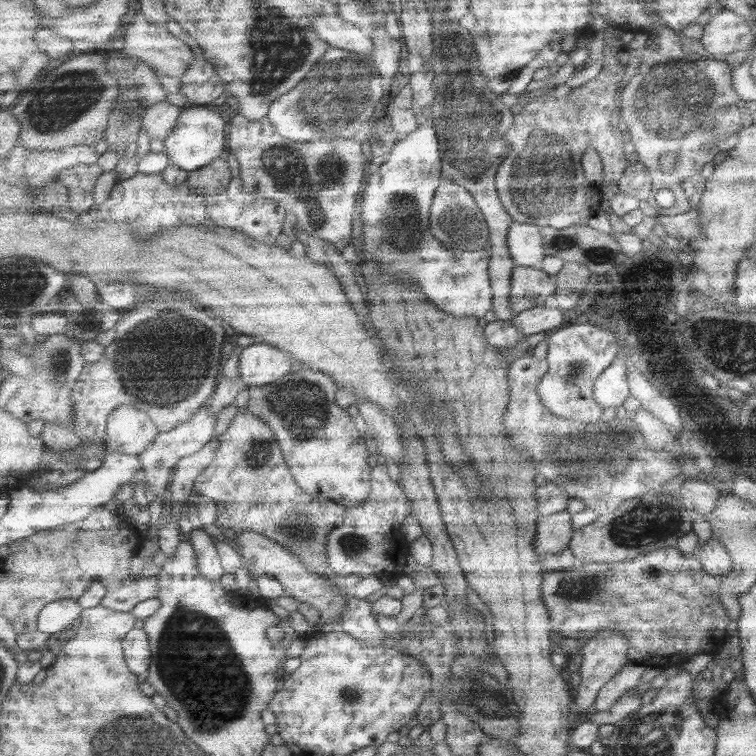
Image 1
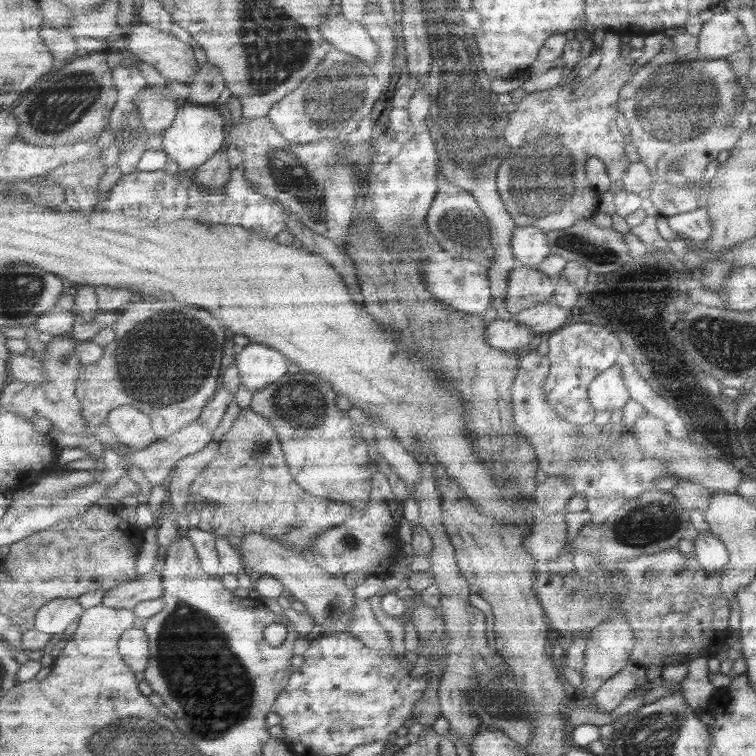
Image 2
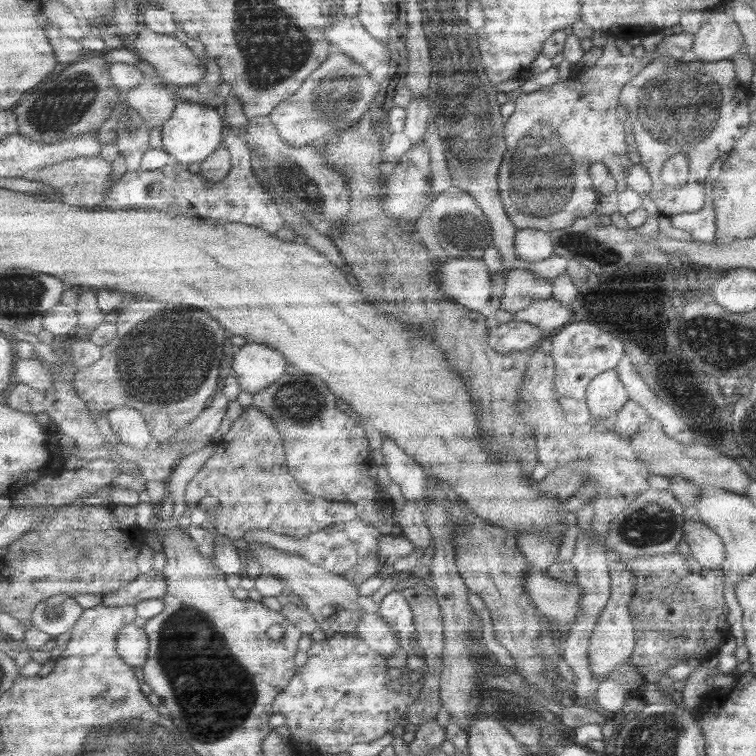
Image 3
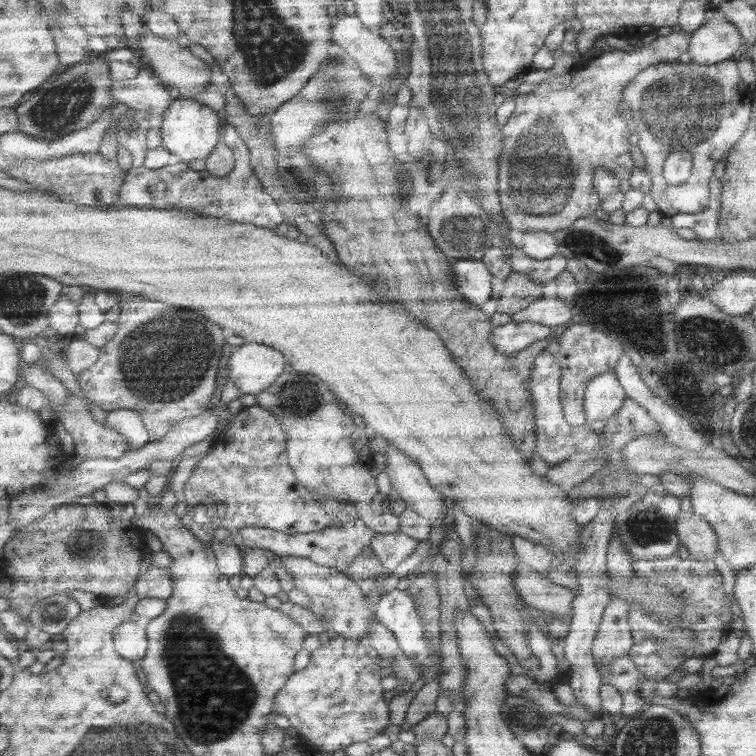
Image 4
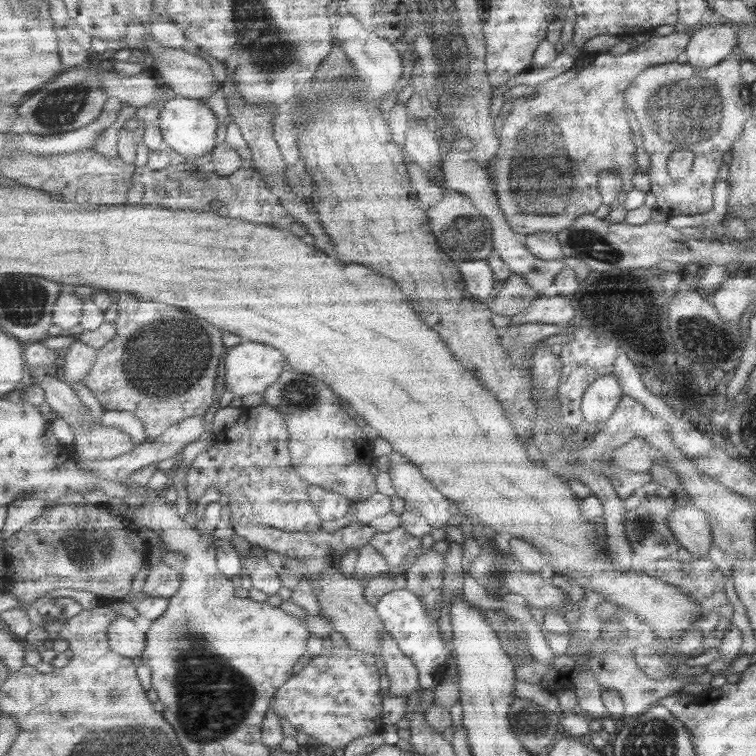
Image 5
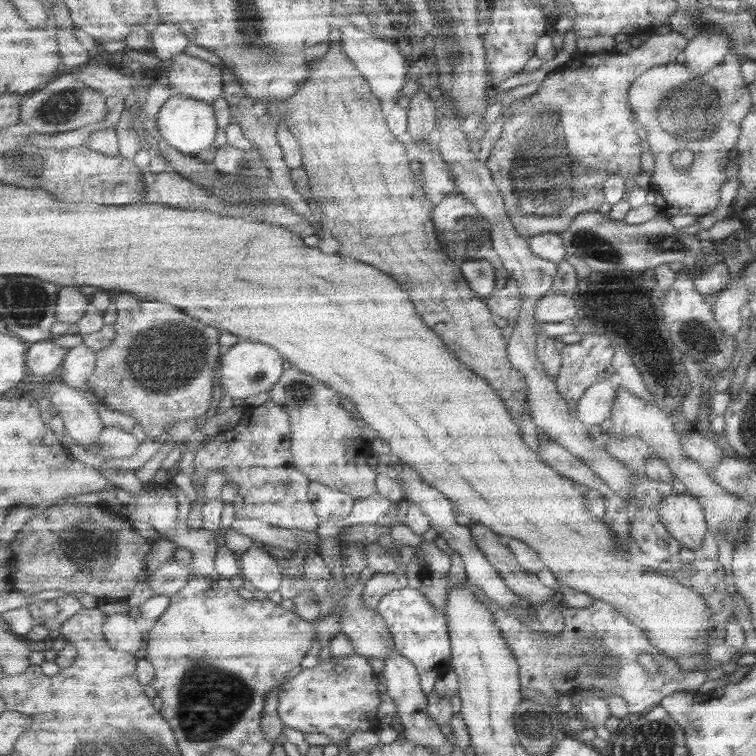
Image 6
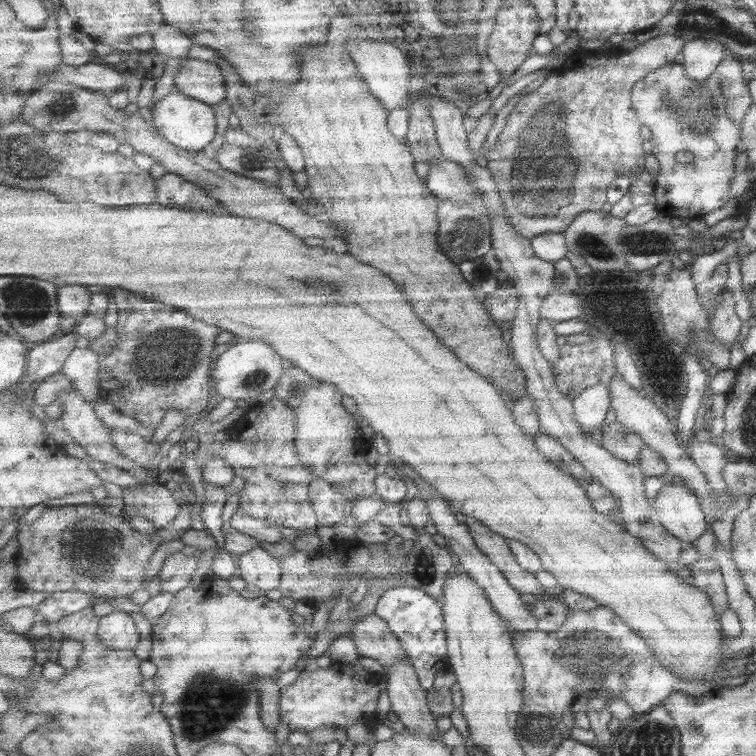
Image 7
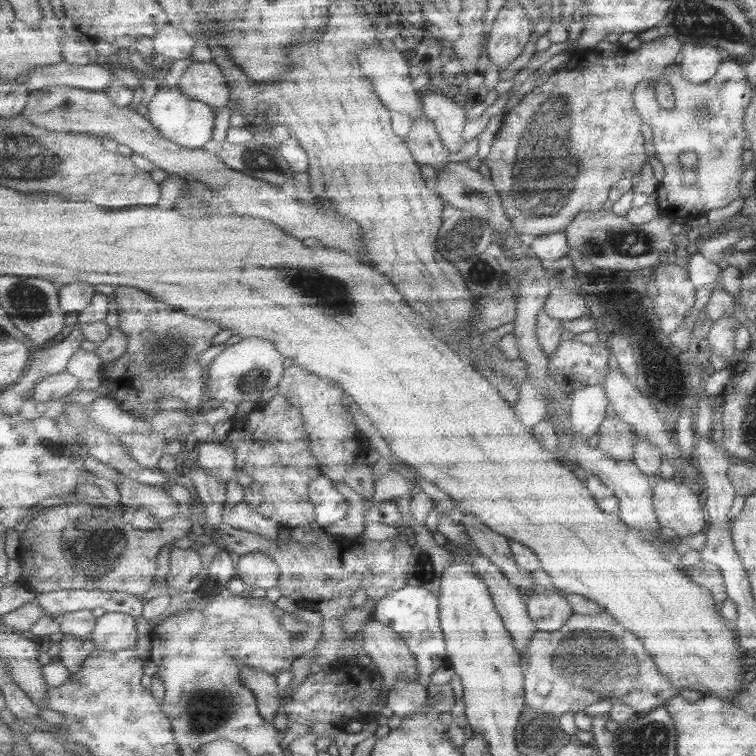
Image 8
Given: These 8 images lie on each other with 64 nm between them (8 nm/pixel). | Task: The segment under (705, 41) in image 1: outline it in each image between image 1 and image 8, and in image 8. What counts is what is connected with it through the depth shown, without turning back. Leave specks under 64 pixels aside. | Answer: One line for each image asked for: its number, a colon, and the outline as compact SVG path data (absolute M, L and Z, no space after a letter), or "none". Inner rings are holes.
2: M733 12L709 14L703 20L701 32L697 36L697 54L705 62L725 60L729 54L741 52L741 48L749 42L745 38L743 24L733 16Z
3: M725 12L723 14L707 14L707 18L703 20L701 28L693 34L693 46L691 46L691 52L697 56L697 62L725 62L729 60L729 56L733 56L739 48L741 48L741 38L739 36L741 30L737 30L737 22L727 16Z
4: M711 14L689 38L689 56L695 66L715 66L729 60L729 56L743 48L745 40L739 36L737 26L721 16Z
5: M709 26L691 34L687 46L687 64L697 70L709 70L721 64L735 46L735 28Z
6: M697 34L689 40L685 50L685 64L693 76L709 74L713 68L725 60L729 50L729 40L723 34Z
7: M691 40L681 54L685 74L695 82L705 82L721 64L723 44L715 40Z
8: M685 44L683 48L683 76L691 84L707 84L709 78L717 74L719 64L719 52L715 46L695 46Z

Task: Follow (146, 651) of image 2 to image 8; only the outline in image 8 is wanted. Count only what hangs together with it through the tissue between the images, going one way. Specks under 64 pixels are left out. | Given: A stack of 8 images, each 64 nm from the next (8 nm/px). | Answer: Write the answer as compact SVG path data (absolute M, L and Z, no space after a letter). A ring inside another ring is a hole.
M105 614L97 618L97 630L93 630L93 644L101 652L121 652L137 646L139 632L133 616Z

